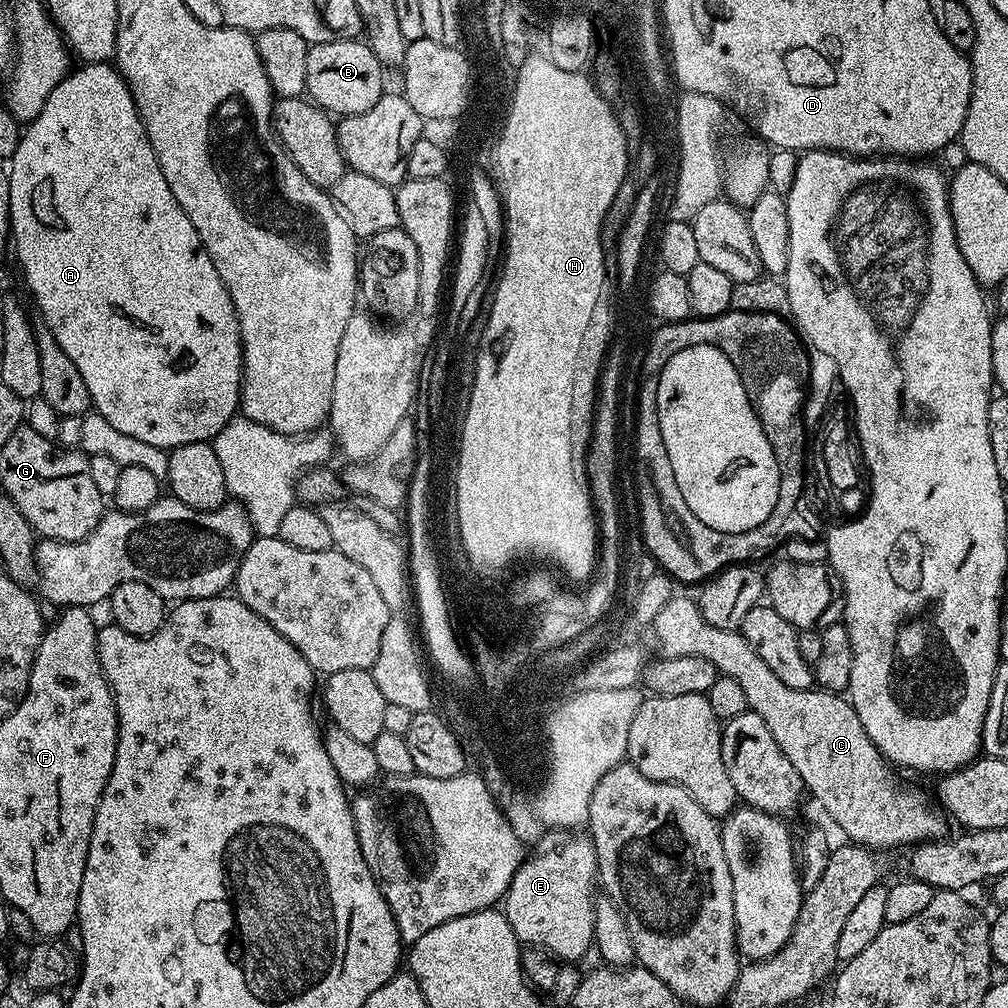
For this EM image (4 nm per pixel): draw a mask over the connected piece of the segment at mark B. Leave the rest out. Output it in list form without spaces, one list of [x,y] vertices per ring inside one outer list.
[[[337,38],[325,44],[313,44],[306,58],[306,96],[316,107],[323,108],[336,118],[362,114],[370,110],[370,106],[374,106],[380,96],[385,95],[384,72],[385,65],[381,64],[363,39]]]

